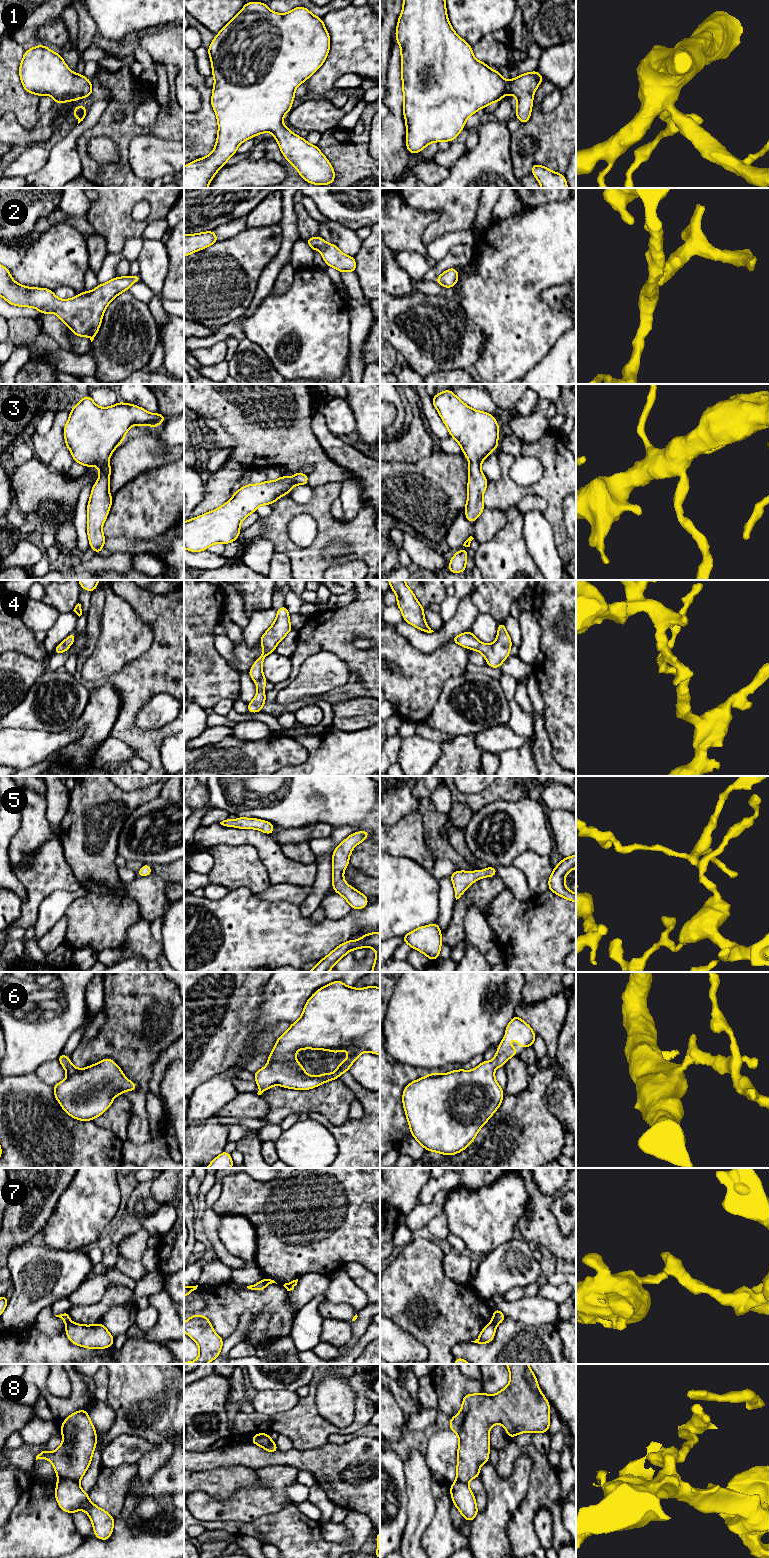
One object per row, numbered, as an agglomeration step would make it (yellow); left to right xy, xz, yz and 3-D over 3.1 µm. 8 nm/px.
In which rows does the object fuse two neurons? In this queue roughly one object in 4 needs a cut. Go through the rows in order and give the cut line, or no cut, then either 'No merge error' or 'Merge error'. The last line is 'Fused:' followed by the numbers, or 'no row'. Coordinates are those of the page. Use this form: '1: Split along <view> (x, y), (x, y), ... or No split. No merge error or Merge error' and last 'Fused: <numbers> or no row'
1: No split. No merge error
2: No split. No merge error
3: No split. No merge error
4: No split. No merge error
5: No split. No merge error
6: No split. No merge error
7: Split along yz (491, 1322), (495, 1326). Merge error
8: Split along xy (58, 1476), (71, 1478), (78, 1483). Merge error
Fused: 7, 8

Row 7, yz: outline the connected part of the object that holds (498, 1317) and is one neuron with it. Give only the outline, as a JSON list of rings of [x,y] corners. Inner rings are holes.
[[[495,1308],[491,1323],[493,1323],[496,1326],[502,1323],[505,1318],[506,1316],[499,1309]]]

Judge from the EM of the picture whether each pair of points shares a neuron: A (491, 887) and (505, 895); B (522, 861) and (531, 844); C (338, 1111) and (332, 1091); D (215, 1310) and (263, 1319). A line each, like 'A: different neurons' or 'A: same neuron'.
A: different neurons
B: different neurons
C: same neuron
D: different neurons

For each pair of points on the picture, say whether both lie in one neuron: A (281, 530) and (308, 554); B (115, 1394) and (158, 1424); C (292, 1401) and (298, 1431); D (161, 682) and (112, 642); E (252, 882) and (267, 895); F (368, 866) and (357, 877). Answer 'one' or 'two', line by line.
A: one
B: one
C: two
D: two
E: two
F: two

